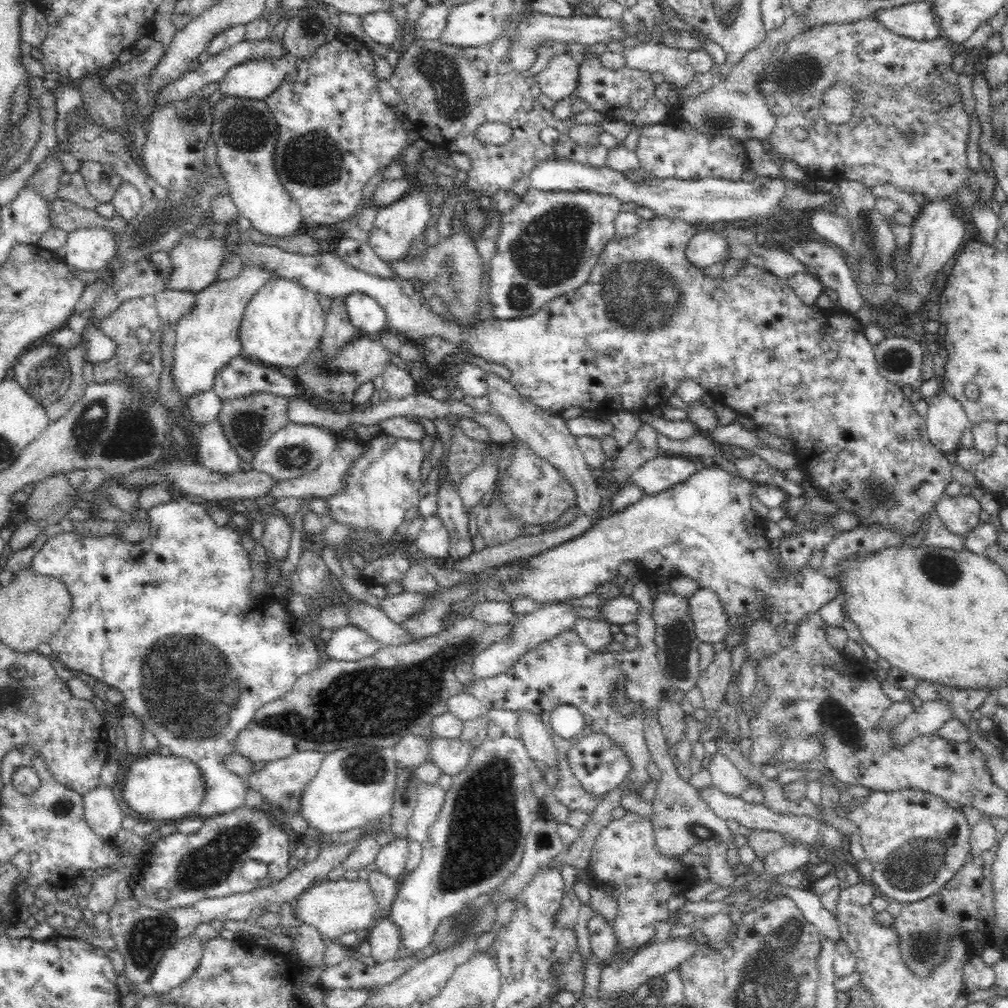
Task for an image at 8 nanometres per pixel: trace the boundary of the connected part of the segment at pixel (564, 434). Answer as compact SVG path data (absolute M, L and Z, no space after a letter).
M488 373L486 382L488 385L487 396L491 402L492 411L498 413L500 418L508 424L514 433L515 440L524 442L530 447L532 453L554 465L560 471L560 475L572 485L572 489L576 493L580 512L588 516L595 516L595 520L602 519L604 516L600 515L600 510L605 501L592 477L594 473L588 468L582 451L577 445L577 437L569 431L568 425L561 415L542 410L522 398L512 386L511 381L507 382L496 374Z

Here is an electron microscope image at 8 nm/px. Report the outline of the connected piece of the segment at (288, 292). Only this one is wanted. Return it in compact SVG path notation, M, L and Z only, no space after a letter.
M280 277L266 284L246 306L239 328L243 346L241 356L292 372L298 366L304 366L304 362L308 362L310 354L314 354L318 350L324 329L325 316L324 310L319 304L319 296L294 280Z

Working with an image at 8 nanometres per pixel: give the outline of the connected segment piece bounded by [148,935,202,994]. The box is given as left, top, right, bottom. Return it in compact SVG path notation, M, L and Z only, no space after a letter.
M181 938L174 946L164 952L158 966L154 968L149 979L151 991L164 994L183 984L194 972L202 956L202 940L200 938Z

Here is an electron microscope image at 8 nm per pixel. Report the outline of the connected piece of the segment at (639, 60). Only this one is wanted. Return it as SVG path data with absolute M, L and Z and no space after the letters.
M658 42L638 43L623 51L628 68L649 73L660 72L665 82L686 86L694 78L695 70L688 62L686 52Z

